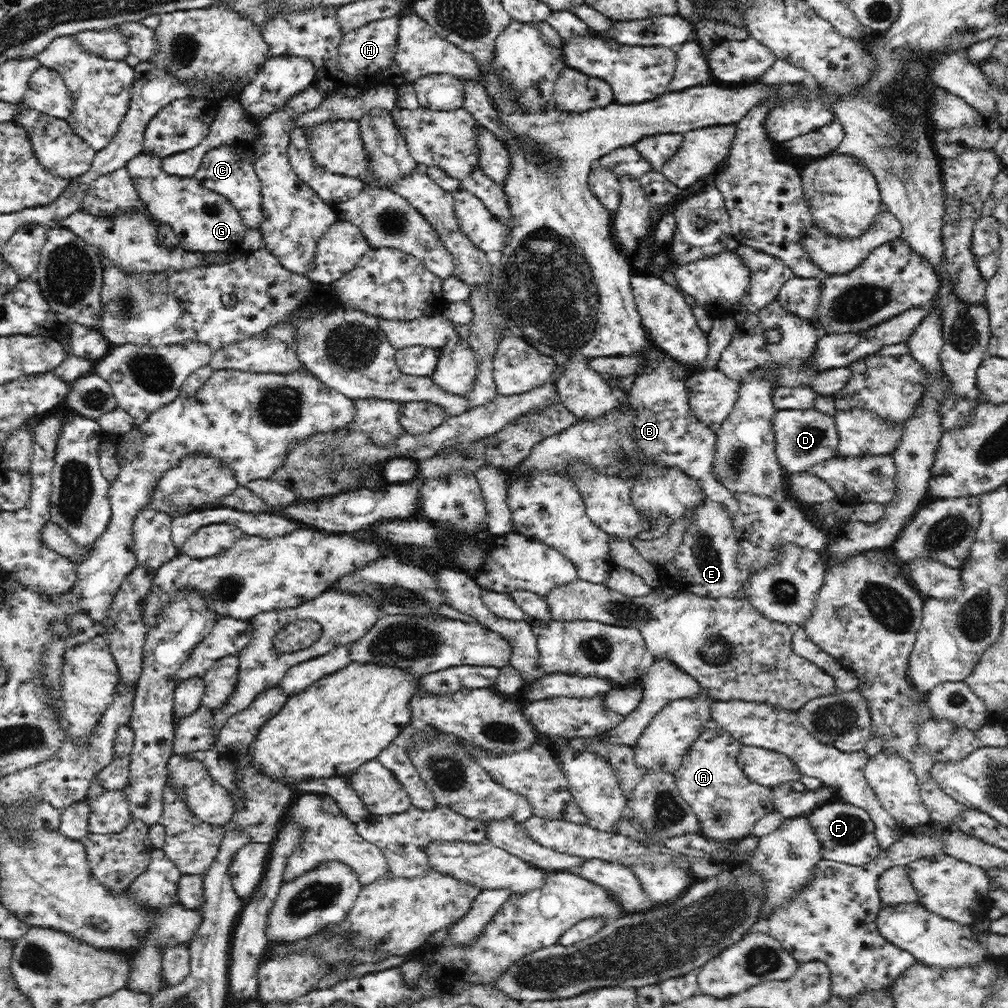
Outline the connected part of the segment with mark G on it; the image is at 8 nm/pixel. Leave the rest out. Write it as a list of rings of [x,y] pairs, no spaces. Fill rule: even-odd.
[[[148,151],[131,158],[125,164],[125,171],[131,176],[140,198],[150,213],[156,219],[170,224],[175,229],[184,251],[237,253],[242,250],[243,239],[248,227],[240,211],[234,208],[227,198],[202,186],[194,177],[180,177],[167,173],[164,170],[162,159]]]

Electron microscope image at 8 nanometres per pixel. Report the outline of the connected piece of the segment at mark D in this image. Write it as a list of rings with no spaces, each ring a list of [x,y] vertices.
[[[816,408],[777,410],[773,420],[776,454],[781,468],[789,475],[801,473],[811,464],[825,461],[837,454],[840,433],[833,416]]]

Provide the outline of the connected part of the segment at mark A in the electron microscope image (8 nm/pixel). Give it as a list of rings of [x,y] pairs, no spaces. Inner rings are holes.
[[[712,717],[699,732],[690,748],[681,754],[673,774],[680,793],[702,821],[700,834],[721,842],[738,842],[744,837],[752,836],[755,824],[765,814],[776,810],[774,787],[766,787],[749,779],[739,763],[743,745],[734,740]]]

